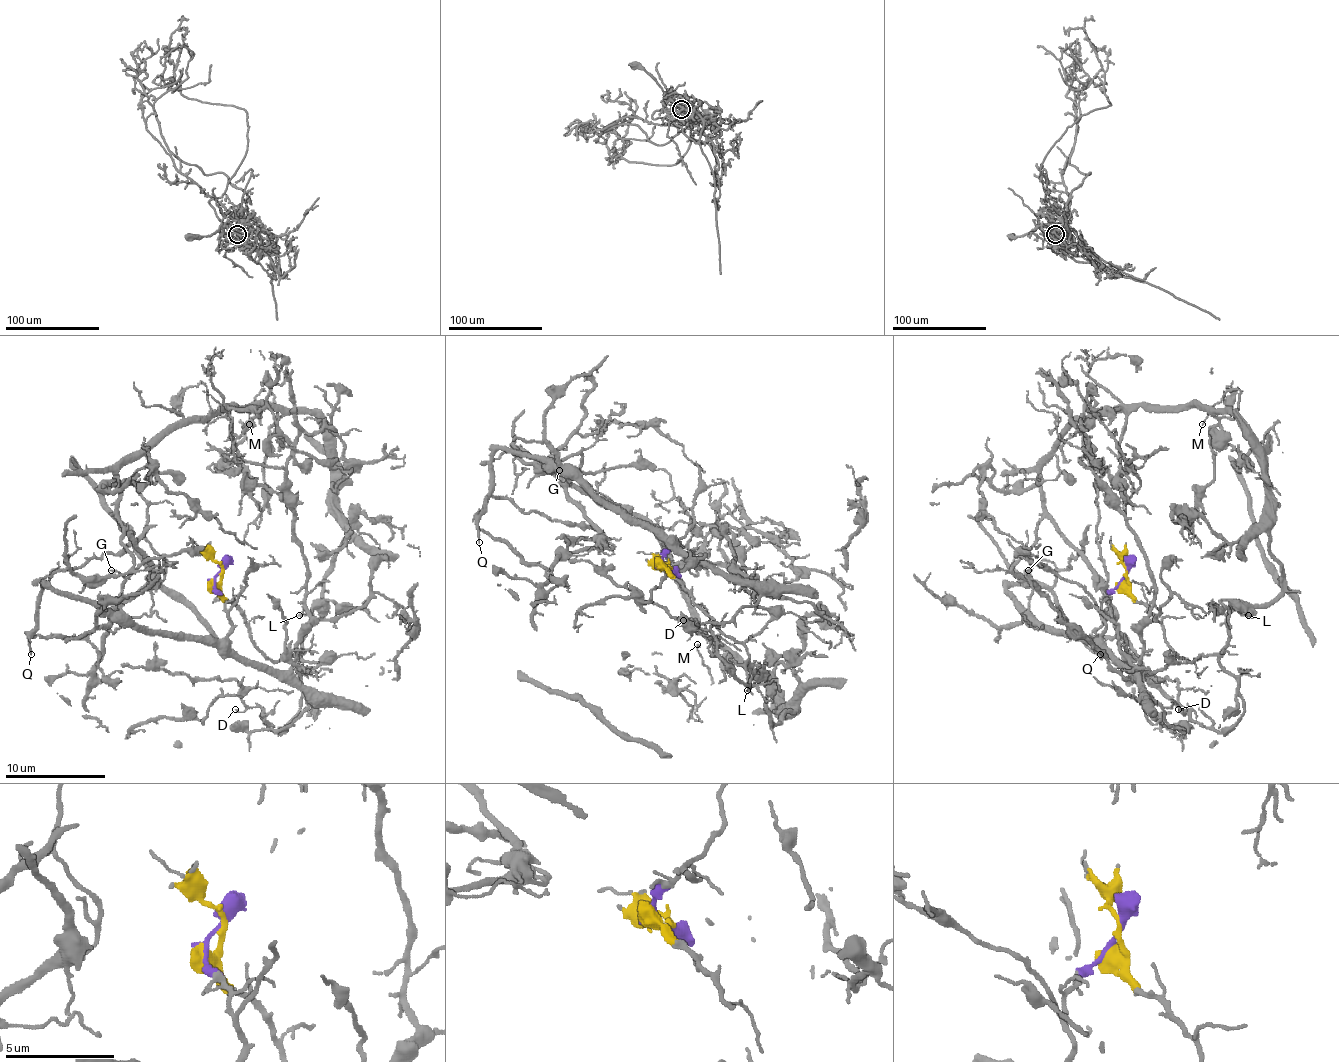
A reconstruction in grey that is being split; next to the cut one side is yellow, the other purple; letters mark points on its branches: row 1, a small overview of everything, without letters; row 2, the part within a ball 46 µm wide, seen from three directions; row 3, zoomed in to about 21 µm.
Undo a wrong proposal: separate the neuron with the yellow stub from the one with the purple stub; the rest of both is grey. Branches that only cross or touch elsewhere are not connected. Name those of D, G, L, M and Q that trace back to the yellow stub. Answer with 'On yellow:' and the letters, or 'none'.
On yellow: D, L, M

